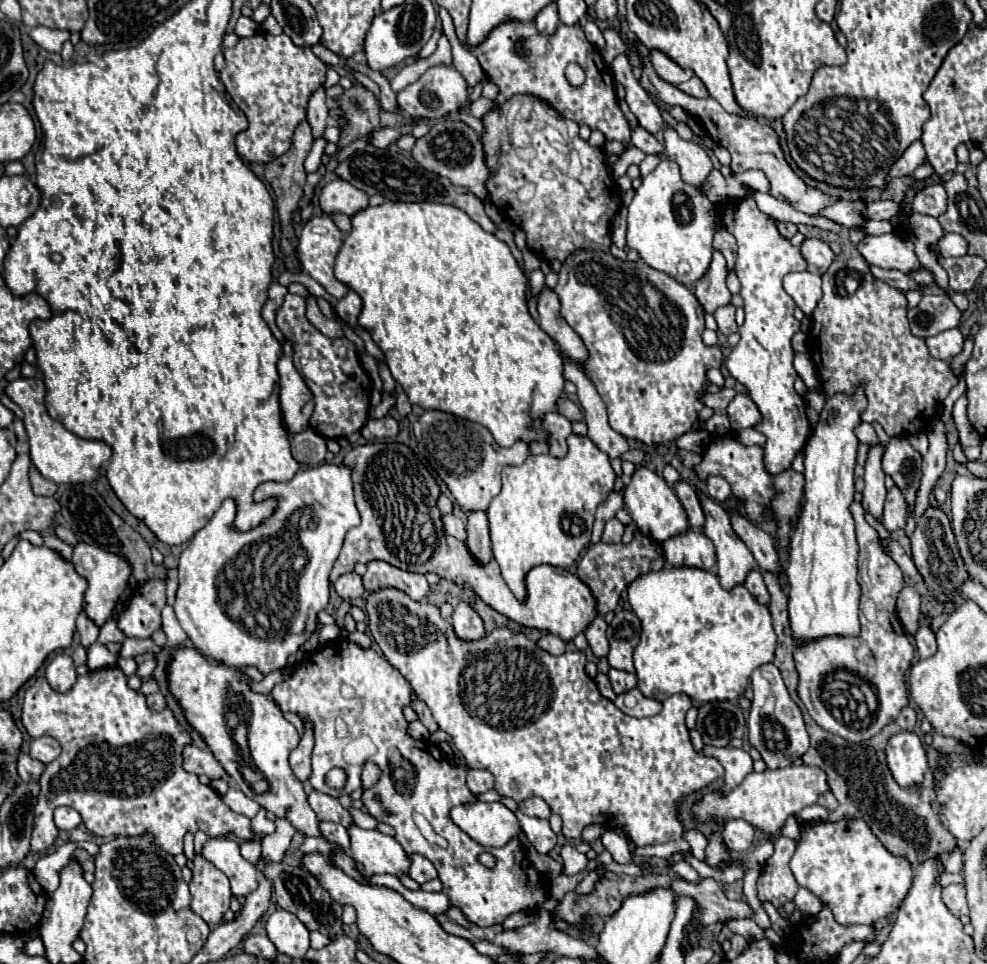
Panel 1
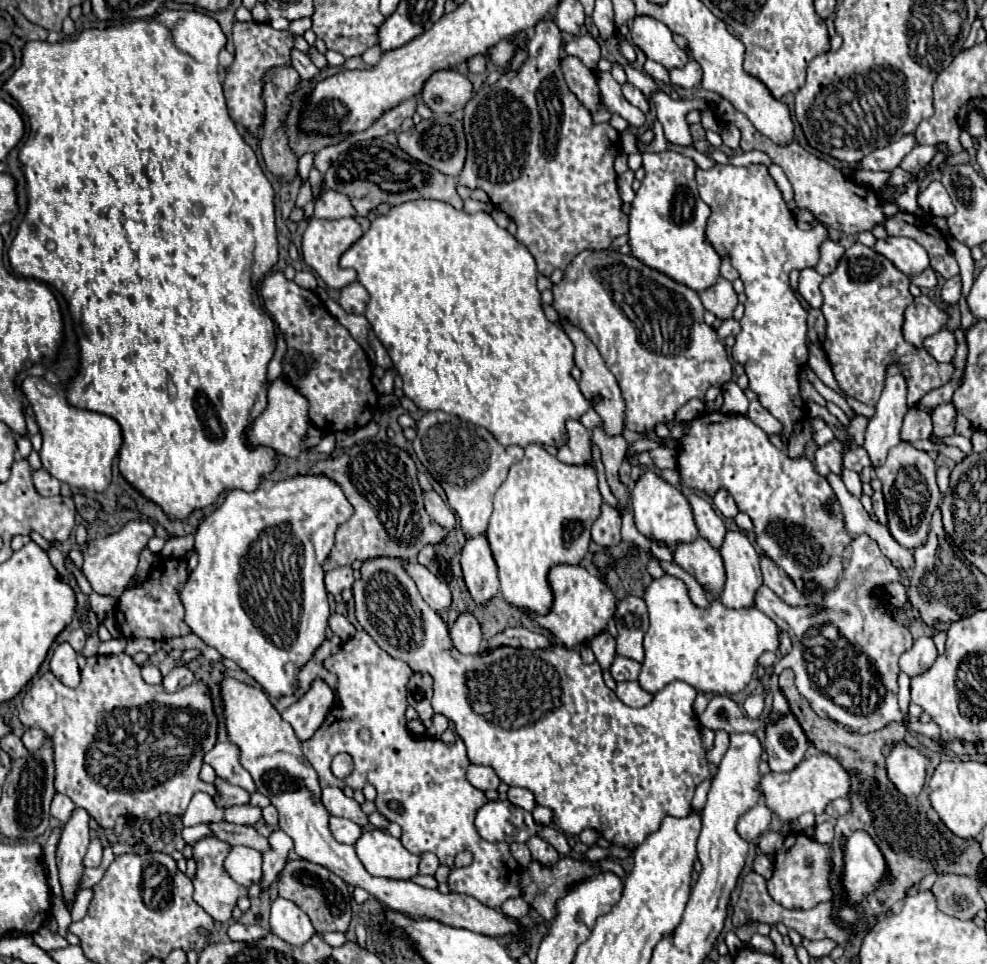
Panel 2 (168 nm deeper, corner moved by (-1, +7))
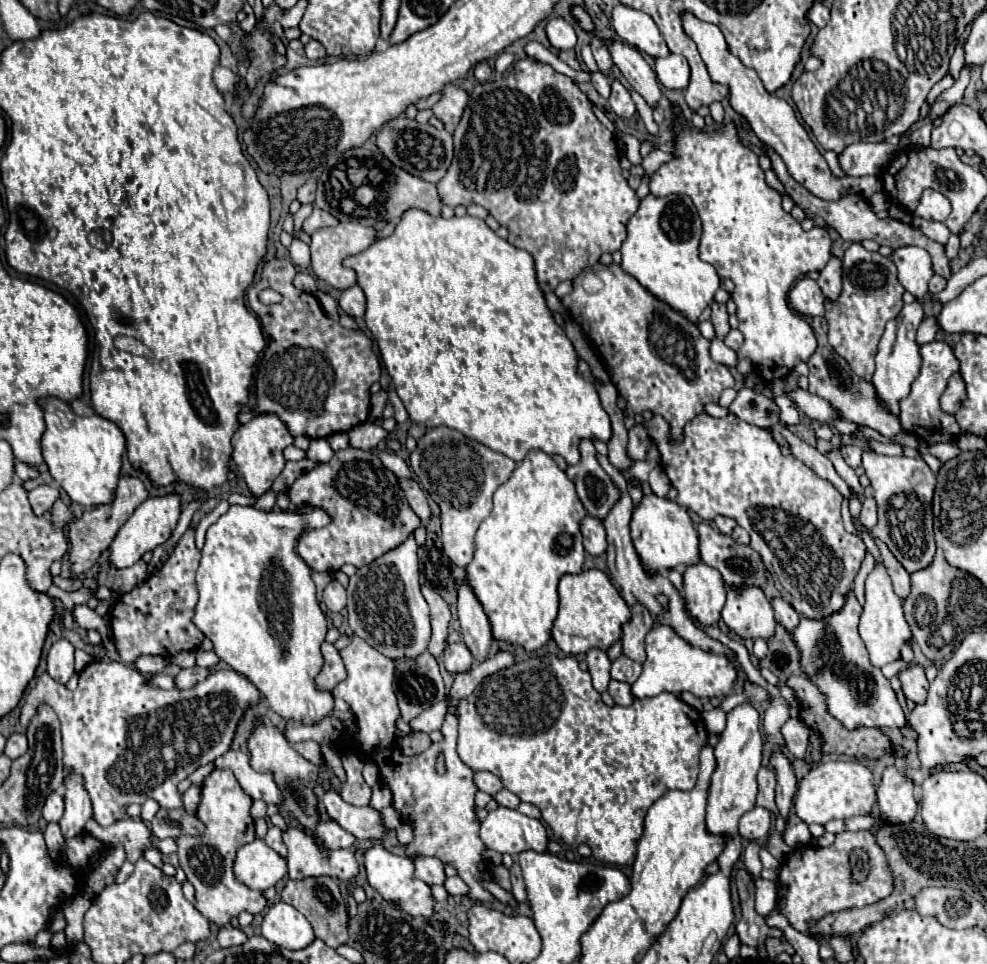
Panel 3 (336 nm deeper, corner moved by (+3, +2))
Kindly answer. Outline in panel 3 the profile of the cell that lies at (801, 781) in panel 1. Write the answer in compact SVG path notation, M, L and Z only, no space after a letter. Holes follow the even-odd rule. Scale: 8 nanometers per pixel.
M824 761L818 763L800 783L794 799L798 817L804 823L826 825L830 819L848 819L872 813L876 805L876 777L860 761Z

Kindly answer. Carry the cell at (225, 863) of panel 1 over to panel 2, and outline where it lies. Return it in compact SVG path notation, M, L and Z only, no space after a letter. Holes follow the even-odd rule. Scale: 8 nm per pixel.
M232 846L224 860L224 870L230 874L230 878L246 888L252 882L260 880L262 874L260 868L262 868L262 854L248 846Z

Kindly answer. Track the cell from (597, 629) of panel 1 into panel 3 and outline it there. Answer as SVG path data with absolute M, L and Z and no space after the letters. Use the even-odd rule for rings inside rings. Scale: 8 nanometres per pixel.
M600 649L588 651L586 663L588 663L588 671L592 675L594 689L598 693L604 693L608 689L608 681L610 681L610 659L608 659L606 651L600 651Z

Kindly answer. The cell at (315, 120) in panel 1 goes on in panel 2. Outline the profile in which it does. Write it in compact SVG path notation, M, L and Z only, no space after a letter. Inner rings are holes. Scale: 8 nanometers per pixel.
M292 50L292 66L296 68L296 72L300 74L302 80L312 80L320 74L320 70L314 66L314 62L300 50Z

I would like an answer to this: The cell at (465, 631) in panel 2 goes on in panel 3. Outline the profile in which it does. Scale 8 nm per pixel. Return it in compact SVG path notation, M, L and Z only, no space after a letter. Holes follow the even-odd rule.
M464 643L446 645L446 651L444 651L442 659L444 659L444 667L450 675L466 673L472 665L472 655L470 655L468 647L464 647Z

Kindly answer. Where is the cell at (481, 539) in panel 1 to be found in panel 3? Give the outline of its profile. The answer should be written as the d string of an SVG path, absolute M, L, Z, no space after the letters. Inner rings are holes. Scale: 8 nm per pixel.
M466 581L458 589L458 621L462 641L470 649L472 657L476 661L486 661L492 643L490 623Z

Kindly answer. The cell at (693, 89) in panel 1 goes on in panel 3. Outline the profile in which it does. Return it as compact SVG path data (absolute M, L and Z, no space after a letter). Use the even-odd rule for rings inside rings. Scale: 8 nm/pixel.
M670 53L668 57L656 57L656 75L660 83L668 89L686 89L690 79L688 61L682 55Z

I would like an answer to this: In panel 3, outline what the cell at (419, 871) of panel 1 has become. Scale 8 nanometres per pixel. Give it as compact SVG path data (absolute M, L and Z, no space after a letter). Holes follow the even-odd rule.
M416 857L414 875L428 885L442 885L446 881L444 863L438 857Z

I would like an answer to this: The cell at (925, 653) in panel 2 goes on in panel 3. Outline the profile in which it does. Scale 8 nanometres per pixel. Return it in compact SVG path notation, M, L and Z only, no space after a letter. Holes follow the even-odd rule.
M914 665L908 667L904 671L900 671L898 675L900 683L902 683L902 693L908 701L912 703L926 703L926 693L928 693L928 681L924 675L924 667Z

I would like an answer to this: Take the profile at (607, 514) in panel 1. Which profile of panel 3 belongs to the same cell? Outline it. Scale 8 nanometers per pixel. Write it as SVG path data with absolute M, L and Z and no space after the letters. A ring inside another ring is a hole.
M634 425L630 429L630 443L628 443L628 455L632 459L646 459L646 451L648 451L650 439L648 433L644 429L644 425Z

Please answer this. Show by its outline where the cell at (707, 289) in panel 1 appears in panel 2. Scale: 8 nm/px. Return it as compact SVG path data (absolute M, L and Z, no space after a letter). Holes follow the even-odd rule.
M718 278L714 286L702 290L700 300L708 312L712 312L716 318L722 318L722 320L730 318L738 304L732 282L728 282L726 278Z

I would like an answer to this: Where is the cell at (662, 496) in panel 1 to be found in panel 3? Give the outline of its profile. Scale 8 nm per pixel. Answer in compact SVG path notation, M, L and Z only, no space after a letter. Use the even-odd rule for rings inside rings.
M654 493L646 495L642 503L634 509L630 527L632 527L632 541L636 547L636 553L640 555L640 561L650 575L676 569L678 565L690 567L700 563L698 533L694 529L694 523L688 511L682 509L678 503L664 497L656 497Z

